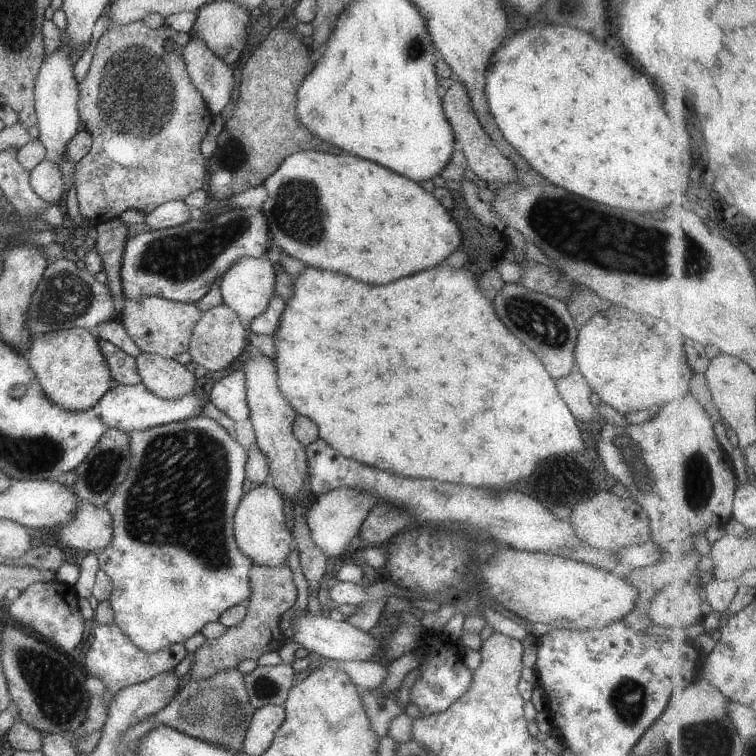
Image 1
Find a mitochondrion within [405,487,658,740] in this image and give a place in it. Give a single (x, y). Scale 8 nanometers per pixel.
(628, 697)

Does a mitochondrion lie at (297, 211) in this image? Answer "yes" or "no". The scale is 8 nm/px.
yes

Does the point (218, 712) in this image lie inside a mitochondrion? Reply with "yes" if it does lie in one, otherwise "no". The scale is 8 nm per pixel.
yes

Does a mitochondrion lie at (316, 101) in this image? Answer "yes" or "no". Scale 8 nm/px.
no

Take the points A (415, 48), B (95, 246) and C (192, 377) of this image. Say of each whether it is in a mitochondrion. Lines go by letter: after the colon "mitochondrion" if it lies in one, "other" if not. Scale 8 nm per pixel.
A: mitochondrion
B: other
C: other

